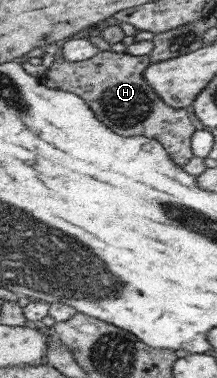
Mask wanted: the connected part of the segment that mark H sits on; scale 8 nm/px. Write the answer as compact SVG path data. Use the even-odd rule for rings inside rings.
M58 50L54 62L42 77L44 85L52 89L72 91L87 99L88 106L95 110L96 117L118 134L132 137L144 136L158 140L169 150L173 162L185 165L194 158L192 138L196 126L190 120L190 112L164 102L160 94L148 84L144 73L152 64L150 55L133 56L128 53L100 51L87 61L72 62L64 59Z

